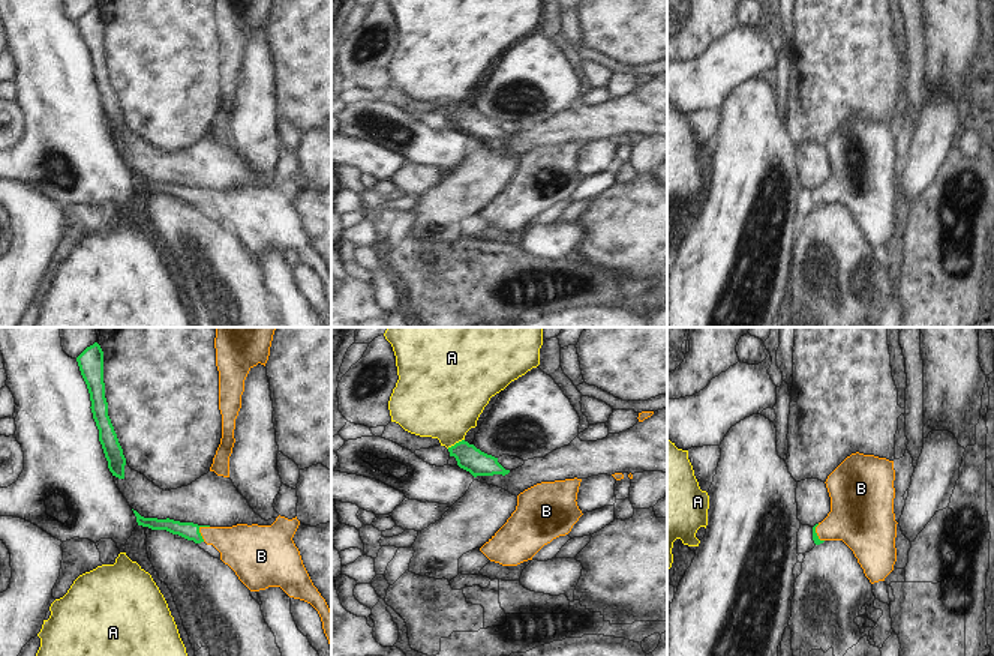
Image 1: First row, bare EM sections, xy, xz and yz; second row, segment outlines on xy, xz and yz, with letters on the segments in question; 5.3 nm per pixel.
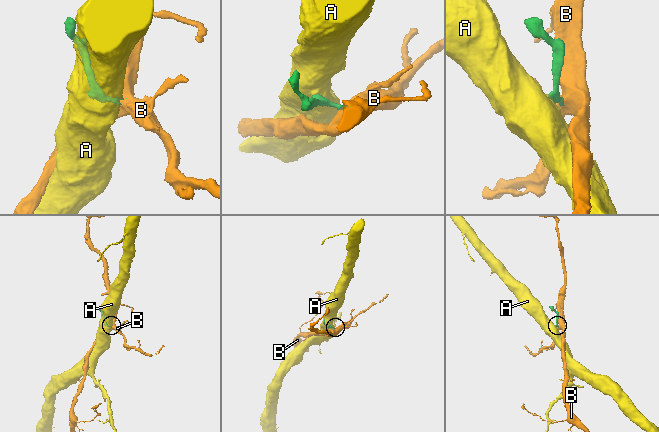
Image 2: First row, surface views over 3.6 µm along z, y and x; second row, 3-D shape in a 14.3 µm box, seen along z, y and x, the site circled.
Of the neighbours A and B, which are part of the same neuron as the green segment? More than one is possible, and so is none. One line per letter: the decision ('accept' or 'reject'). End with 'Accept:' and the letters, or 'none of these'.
A: reject
B: accept
Accept: B

